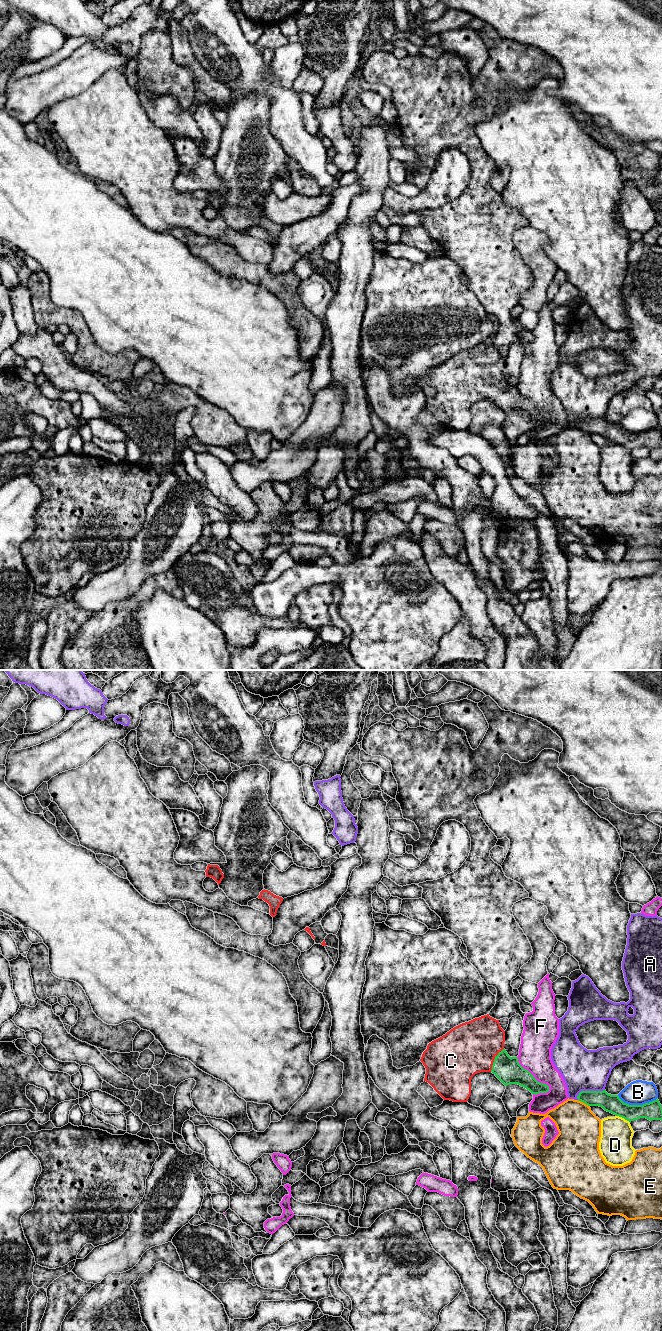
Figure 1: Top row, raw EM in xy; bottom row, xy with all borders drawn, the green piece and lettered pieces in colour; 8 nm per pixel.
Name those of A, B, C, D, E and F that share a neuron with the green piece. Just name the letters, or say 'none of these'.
C

